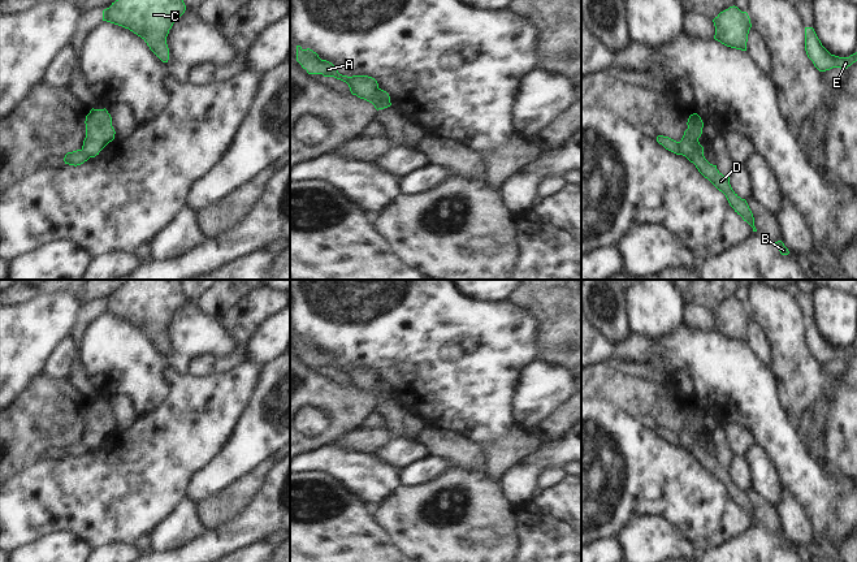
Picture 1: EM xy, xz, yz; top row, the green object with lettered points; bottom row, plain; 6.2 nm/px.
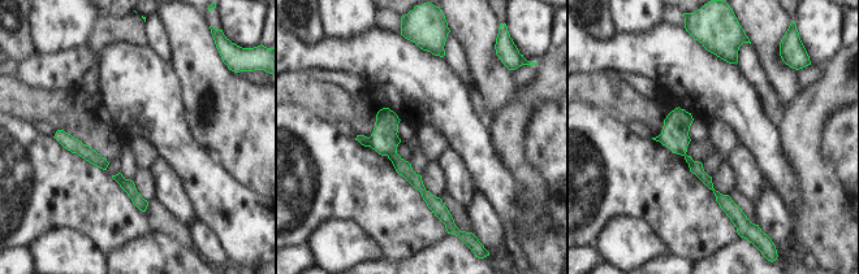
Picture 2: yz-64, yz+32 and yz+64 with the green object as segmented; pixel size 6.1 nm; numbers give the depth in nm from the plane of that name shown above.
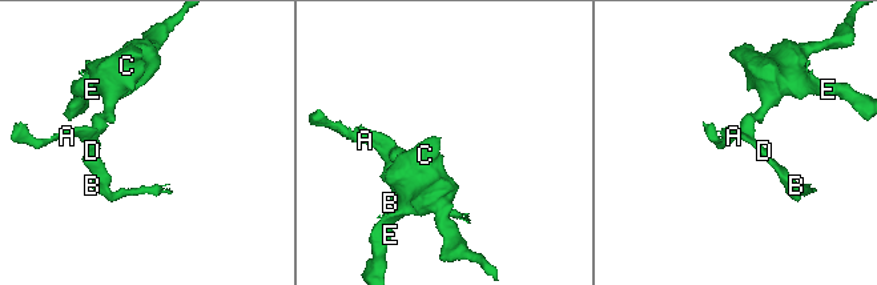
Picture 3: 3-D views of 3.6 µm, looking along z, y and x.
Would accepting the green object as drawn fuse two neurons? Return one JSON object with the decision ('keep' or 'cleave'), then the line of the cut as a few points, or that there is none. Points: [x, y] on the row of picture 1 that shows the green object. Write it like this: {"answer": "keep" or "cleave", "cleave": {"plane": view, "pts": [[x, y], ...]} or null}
{"answer": "cleave", "cleave": {"plane": "xz", "pts": [[377, 87], [376, 96], [380, 108]]}}

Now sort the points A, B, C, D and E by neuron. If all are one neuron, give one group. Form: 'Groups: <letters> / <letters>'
Groups: A B D / C E

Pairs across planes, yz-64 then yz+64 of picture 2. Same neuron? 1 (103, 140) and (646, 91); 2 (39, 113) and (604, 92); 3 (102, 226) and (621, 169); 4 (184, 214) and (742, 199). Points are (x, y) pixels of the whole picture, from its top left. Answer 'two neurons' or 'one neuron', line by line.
1: two neurons
2: one neuron
3: one neuron
4: two neurons

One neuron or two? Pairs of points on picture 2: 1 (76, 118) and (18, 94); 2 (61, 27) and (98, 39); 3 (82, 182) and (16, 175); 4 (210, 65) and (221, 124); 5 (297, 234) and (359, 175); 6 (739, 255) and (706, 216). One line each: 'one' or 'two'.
1: one
2: two
3: one
4: one
5: one
6: two

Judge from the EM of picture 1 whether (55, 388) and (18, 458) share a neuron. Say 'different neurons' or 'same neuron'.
same neuron

